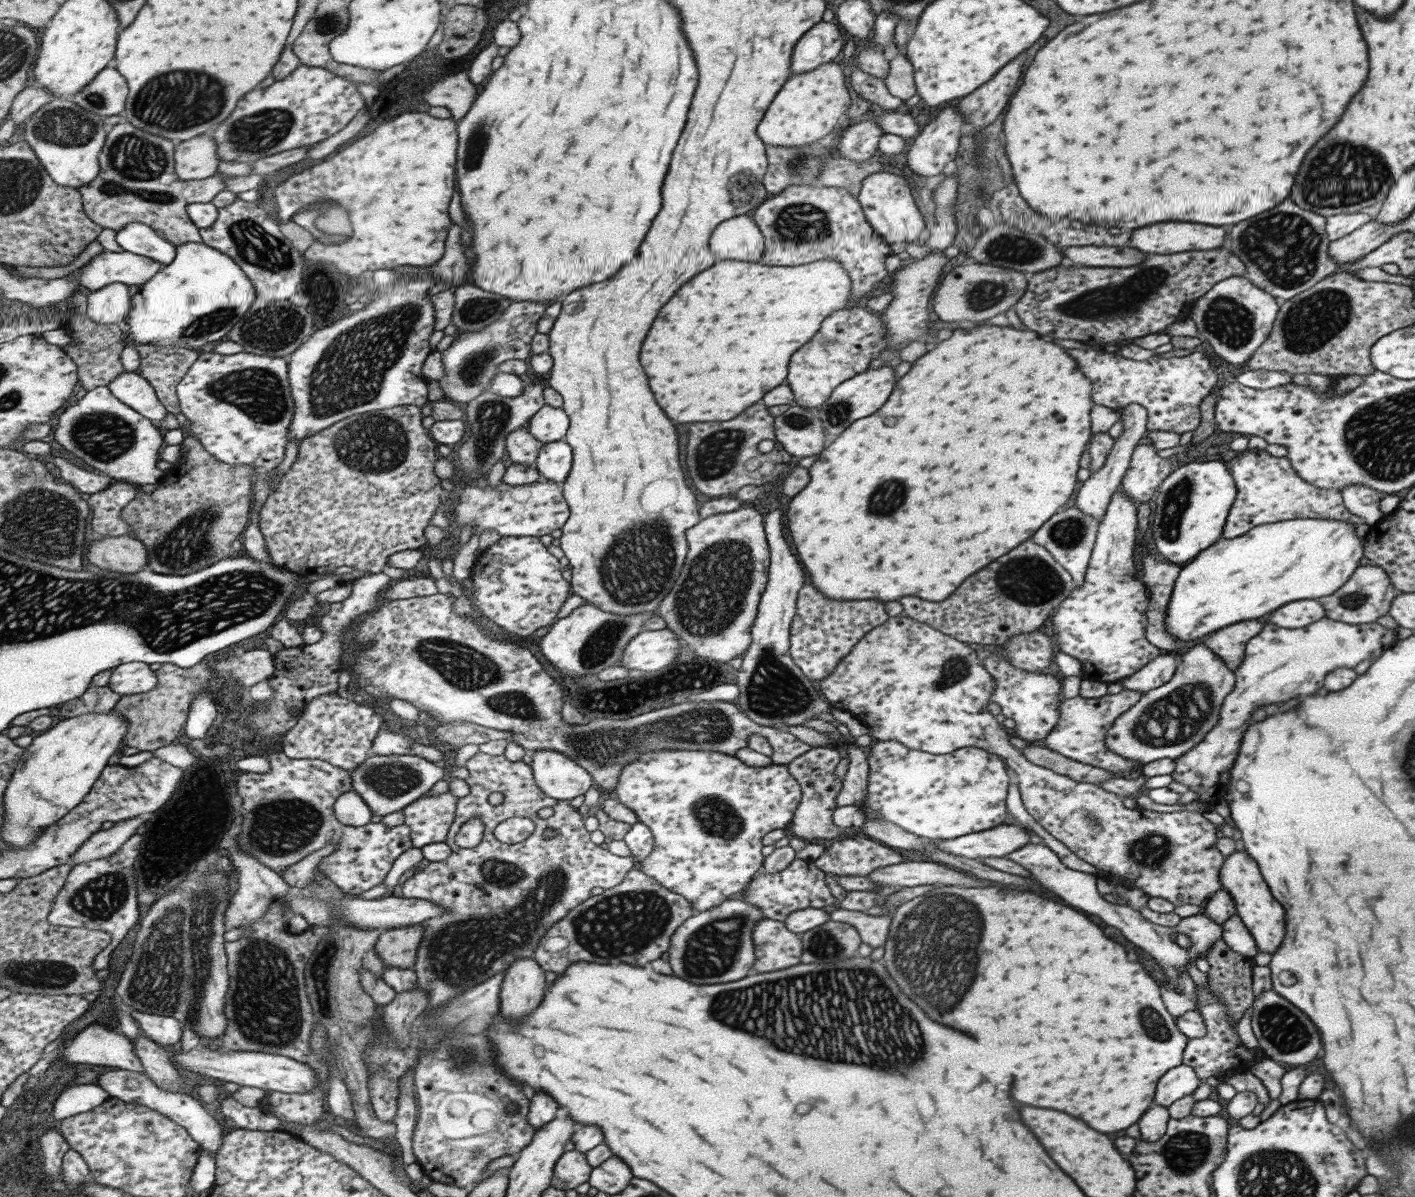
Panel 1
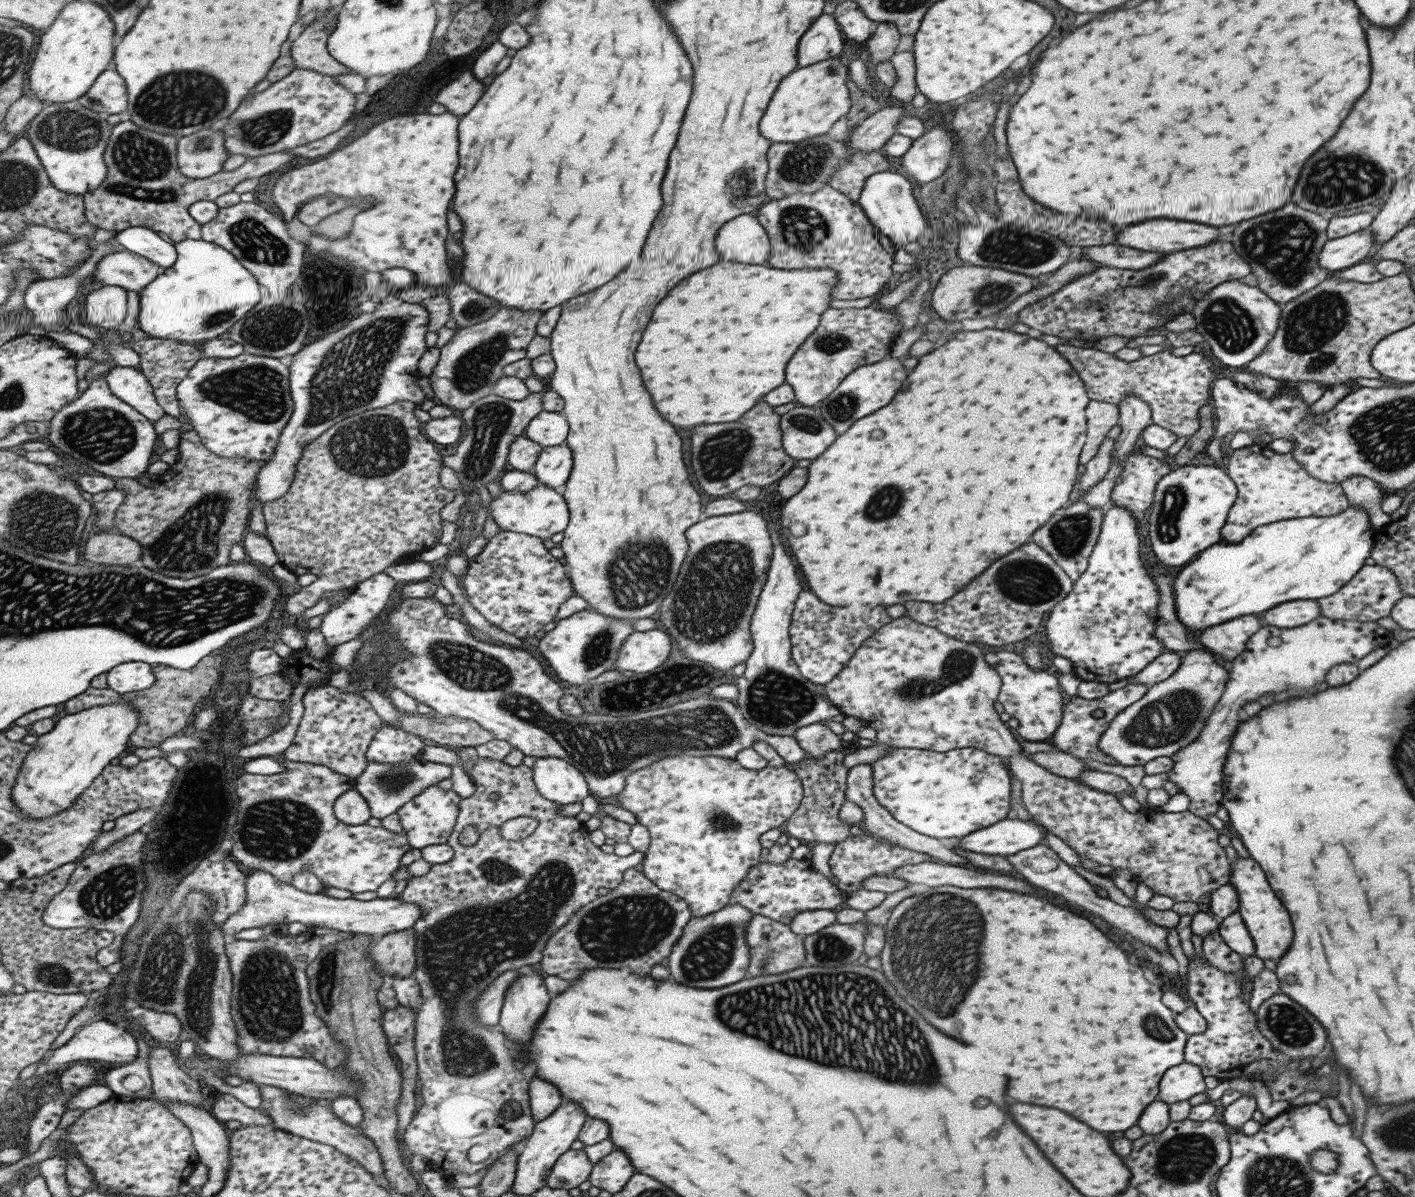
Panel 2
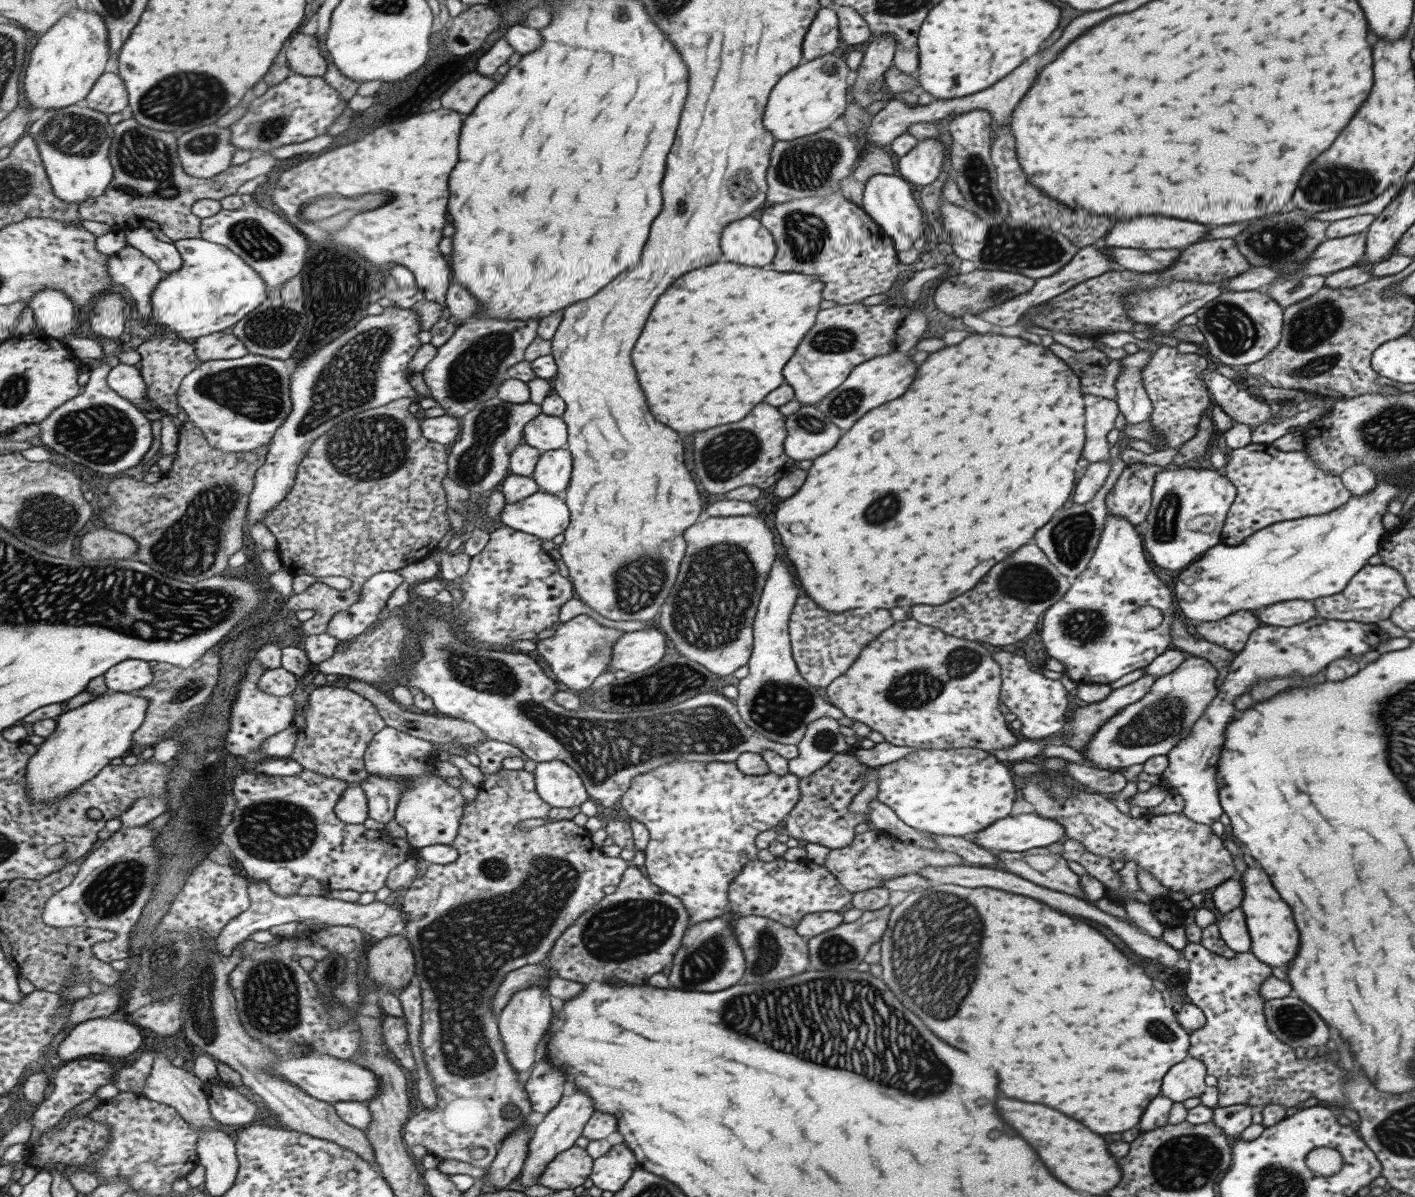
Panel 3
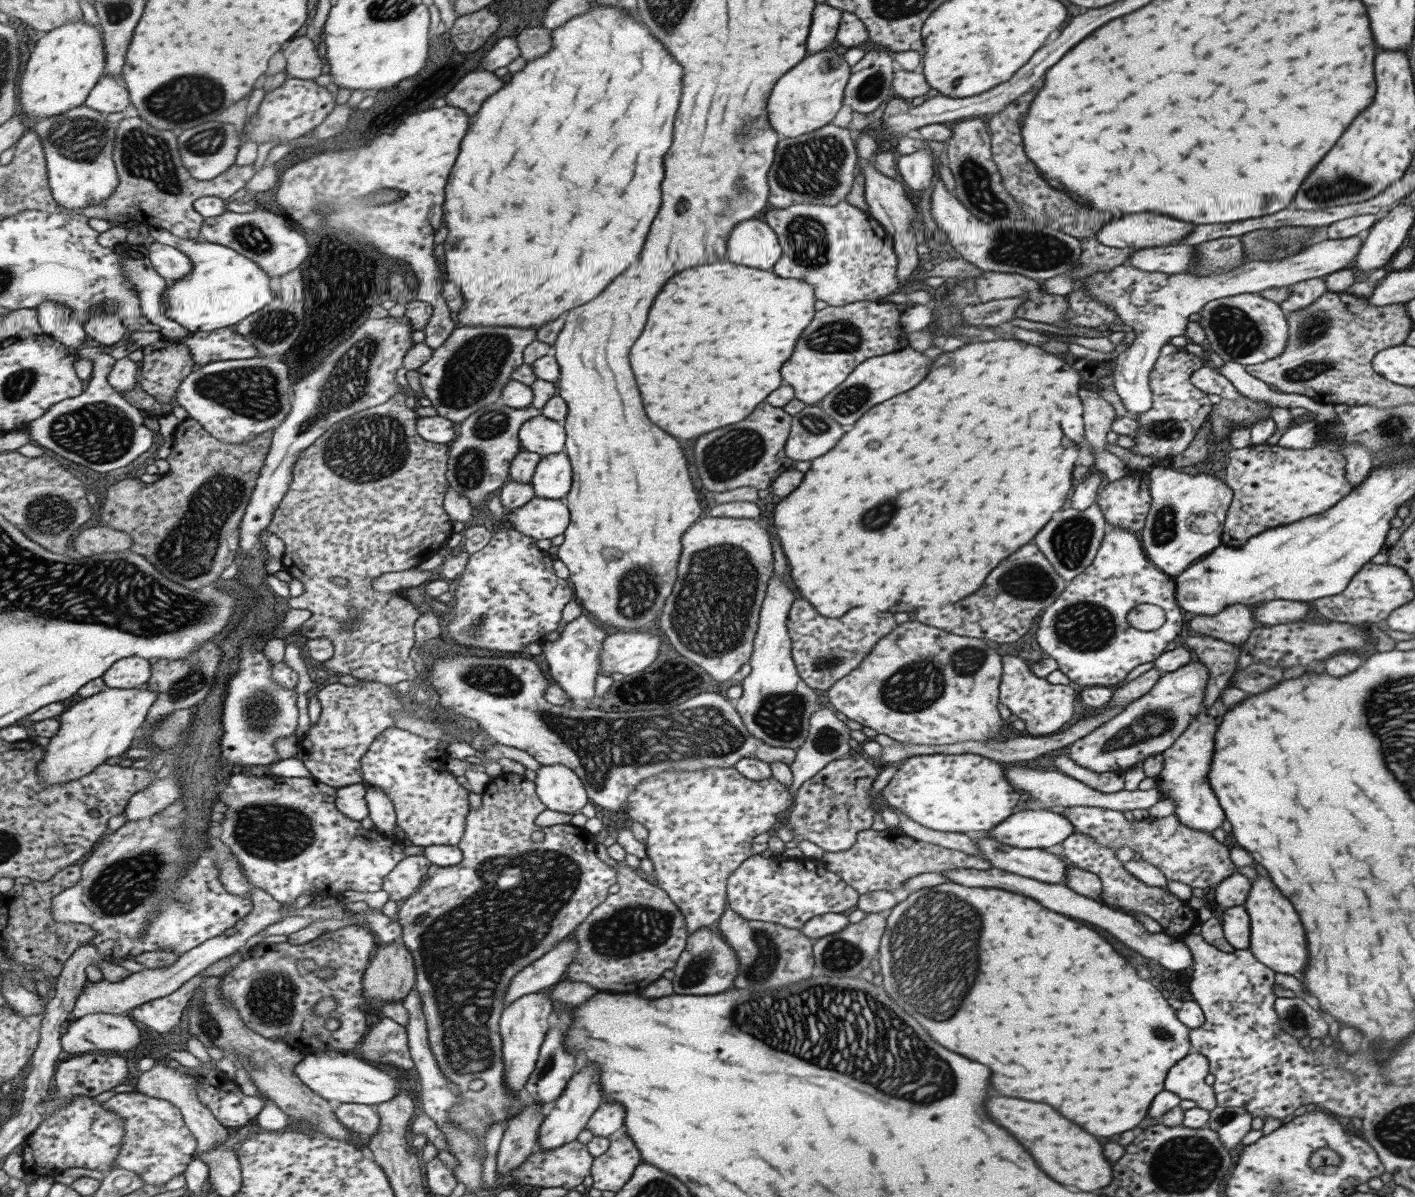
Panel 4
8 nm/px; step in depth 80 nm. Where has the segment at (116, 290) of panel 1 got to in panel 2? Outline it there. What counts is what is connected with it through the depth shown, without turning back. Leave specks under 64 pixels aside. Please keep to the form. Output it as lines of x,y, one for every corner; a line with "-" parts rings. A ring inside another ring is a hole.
104,286
87,294
87,321
97,327
116,331
127,318
127,290

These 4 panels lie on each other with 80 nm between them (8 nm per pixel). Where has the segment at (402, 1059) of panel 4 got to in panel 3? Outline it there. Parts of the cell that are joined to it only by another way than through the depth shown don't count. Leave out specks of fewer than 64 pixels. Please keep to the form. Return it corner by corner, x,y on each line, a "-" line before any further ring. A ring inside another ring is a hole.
387,1016
383,1022
383,1038
390,1055
407,1070
418,1070
417,1060
414,1058
414,1050
410,1043
410,1035
407,1030
407,1020

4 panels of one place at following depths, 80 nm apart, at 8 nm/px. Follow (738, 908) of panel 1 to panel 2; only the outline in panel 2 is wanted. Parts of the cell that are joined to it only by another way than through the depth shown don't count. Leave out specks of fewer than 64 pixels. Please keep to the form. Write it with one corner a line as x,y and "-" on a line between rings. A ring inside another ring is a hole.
731,903
711,914
691,917
666,956
670,978
675,978
675,982
683,986
695,988
727,986
745,978
750,957
746,926
752,915
740,904

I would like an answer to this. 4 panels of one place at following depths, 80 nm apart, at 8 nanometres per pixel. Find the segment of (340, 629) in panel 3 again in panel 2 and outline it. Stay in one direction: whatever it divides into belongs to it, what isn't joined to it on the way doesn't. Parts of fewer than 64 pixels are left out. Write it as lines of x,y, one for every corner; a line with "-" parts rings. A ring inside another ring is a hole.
379,573
375,577
369,578
369,580
359,584
358,590
355,593
351,593
345,602
337,603
331,607
331,610
325,615
325,635
326,644
331,649
349,642
349,640
355,640
363,630
371,626
377,620
377,616
385,610
387,602
391,598
391,594
397,592
399,582
395,581
389,574

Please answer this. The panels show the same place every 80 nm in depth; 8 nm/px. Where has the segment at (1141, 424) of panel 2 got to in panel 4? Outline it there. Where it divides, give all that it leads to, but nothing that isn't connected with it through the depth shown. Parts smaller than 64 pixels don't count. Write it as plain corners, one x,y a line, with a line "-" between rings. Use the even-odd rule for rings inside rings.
1355,235
1349,238
1325,239
1317,243
1312,243
1302,248
1297,254
1286,256
1281,260
1273,261
1245,261
1241,266
1224,272
1223,274
1212,274
1211,276
1193,276
1188,272
1177,274
1165,274
1161,272
1145,272
1138,268
1133,268
1125,263
1114,266
1110,270
1100,270
1093,274
1088,274
1076,282
1075,289
1081,287
1088,295
1091,295
1096,301
1101,302
1103,306
1111,308
1121,319
1122,324
1131,326
1136,336
1135,346
1120,352
1114,359
1115,366
1112,368
1112,382
1115,394
1119,396
1123,408
1126,410
1126,416
1135,419
1138,414
1143,414
1149,410
1152,405
1152,394
1148,387
1148,374
1158,357
1160,348
1168,343
1173,336
1181,336
1187,323
1187,316
1195,314
1202,310
1207,302
1235,296
1243,293
1258,293
1266,288
1279,288
1295,283
1301,283
1309,279
1323,278
1324,275
1331,274
1337,270
1345,269
1351,266
1356,254
1359,252
1363,235

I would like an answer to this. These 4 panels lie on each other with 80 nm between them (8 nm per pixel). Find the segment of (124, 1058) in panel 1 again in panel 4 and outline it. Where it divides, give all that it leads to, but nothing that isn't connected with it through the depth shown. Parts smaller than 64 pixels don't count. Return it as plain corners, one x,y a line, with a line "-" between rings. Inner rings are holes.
98,1013
85,1016
84,1018
71,1020
67,1032
62,1036
64,1051
72,1055
87,1055
91,1052
129,1052
141,1044
141,1030
135,1024
132,1017
125,1014

